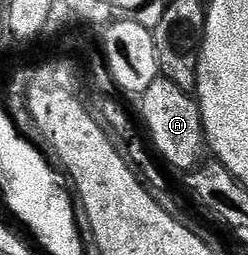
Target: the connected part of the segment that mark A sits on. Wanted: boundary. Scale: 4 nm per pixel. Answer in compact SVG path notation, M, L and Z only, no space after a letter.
M159 77L152 81L152 85L148 85L148 89L140 96L140 103L142 103L143 119L141 119L141 122L144 124L144 127L144 122L146 122L146 127L150 130L148 139L152 144L153 150L159 156L162 154L172 166L179 167L182 173L189 173L198 167L204 159L204 156L202 156L202 147L204 151L204 136L202 133L202 114L198 108L197 98L191 92L180 89L180 85L172 85L172 81Z

